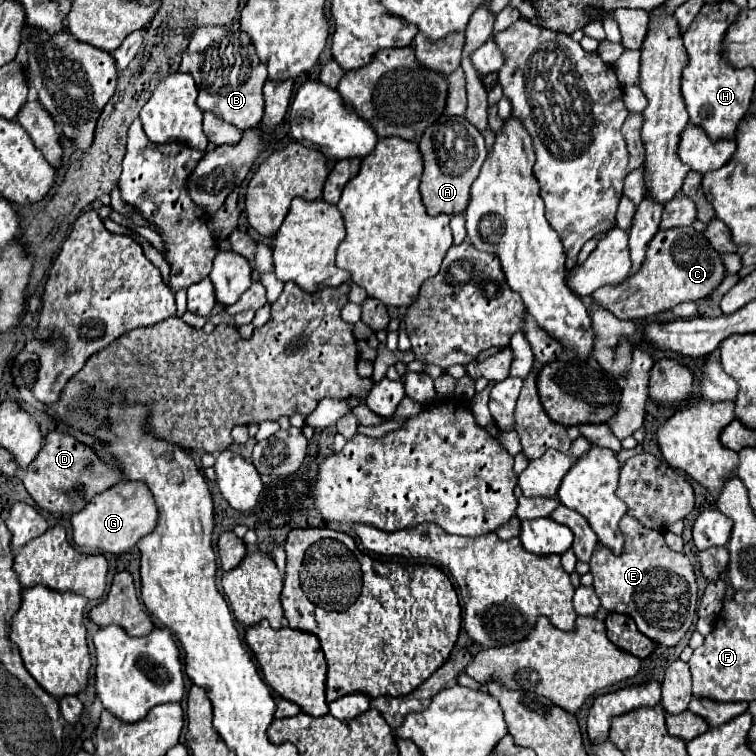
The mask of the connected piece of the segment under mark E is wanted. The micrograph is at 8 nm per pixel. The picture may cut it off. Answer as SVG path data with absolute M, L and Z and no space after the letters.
M625 515L619 523L619 529L625 537L625 551L621 557L615 557L607 547L599 545L591 557L591 575L593 575L593 587L601 599L601 605L607 611L613 613L625 613L629 615L637 629L647 635L651 641L665 645L665 647L675 647L693 627L697 621L697 599L699 599L699 589L697 589L697 577L693 571L691 561L683 553L671 551L667 545L663 545L663 533L655 529L643 527L635 517Z

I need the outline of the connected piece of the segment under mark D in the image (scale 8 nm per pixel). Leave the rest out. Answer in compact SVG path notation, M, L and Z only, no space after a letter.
M49 431L45 437L45 445L41 447L37 459L27 467L23 485L33 501L51 513L71 515L81 511L97 493L107 491L109 487L123 481L119 471L105 467L101 459L93 453L91 447L85 447L75 437L63 431Z

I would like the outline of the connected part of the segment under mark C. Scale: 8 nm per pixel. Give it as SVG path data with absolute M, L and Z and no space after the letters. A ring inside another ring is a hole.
M677 227L677 229L667 229L667 231L661 229L651 239L651 249L647 249L647 259L645 259L643 267L639 269L639 273L629 277L627 281L623 281L619 285L599 287L599 291L595 291L591 295L591 301L595 305L611 311L617 319L645 319L649 315L669 311L683 301L699 301L699 299L709 297L719 287L719 283L723 281L725 275L727 273L725 273L721 255L717 255L713 251L713 247L709 245L709 241L705 239L703 233L697 233L693 227Z

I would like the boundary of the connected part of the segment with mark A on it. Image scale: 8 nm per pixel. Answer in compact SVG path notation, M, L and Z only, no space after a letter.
M451 117L451 123L435 123L427 127L423 139L419 141L423 153L423 177L421 177L421 197L429 215L457 215L467 209L471 197L471 183L479 175L481 163L487 157L483 135L465 117Z

